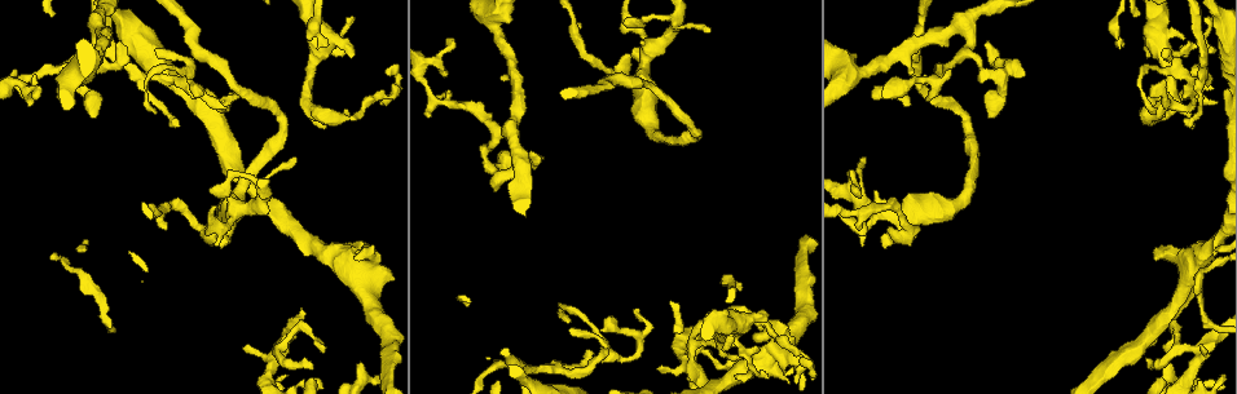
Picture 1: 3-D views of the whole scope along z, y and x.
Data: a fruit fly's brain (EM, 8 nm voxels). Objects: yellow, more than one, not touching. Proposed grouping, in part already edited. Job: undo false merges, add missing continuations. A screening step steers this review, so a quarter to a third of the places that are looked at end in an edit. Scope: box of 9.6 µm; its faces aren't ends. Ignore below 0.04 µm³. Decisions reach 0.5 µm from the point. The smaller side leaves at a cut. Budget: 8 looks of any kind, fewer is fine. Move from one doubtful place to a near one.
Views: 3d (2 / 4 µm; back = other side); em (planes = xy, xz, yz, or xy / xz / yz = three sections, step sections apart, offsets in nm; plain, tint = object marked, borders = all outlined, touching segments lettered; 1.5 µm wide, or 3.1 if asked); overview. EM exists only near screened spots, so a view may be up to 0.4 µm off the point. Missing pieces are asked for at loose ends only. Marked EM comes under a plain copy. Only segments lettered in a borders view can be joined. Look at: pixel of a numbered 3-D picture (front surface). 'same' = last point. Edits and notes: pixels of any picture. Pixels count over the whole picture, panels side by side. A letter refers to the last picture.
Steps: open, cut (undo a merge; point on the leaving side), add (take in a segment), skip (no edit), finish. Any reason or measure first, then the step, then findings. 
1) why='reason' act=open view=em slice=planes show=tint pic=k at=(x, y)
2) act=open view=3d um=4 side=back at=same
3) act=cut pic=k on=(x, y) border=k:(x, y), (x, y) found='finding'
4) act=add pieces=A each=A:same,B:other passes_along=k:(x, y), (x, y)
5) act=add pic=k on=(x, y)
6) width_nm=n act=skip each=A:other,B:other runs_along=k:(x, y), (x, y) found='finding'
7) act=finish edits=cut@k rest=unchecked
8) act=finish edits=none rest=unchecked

why='sharp bend' act=open view=em slice=planes show=borders pic=1 at=(1199, 354)

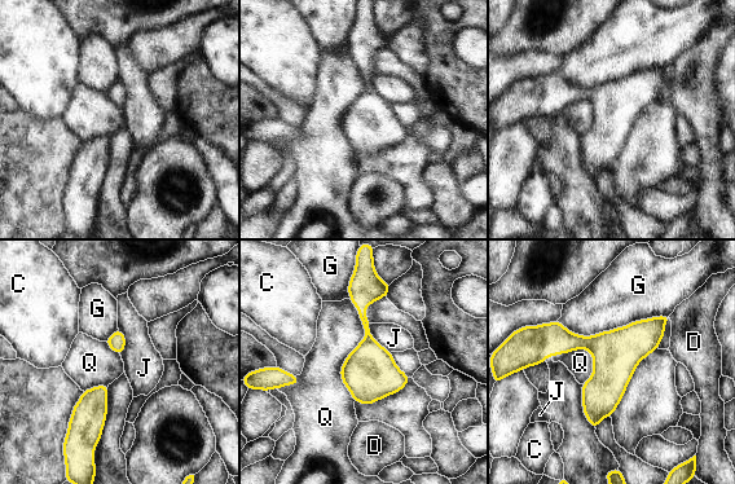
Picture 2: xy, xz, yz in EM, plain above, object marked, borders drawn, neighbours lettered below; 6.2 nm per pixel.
act=skip each=C:other,D:other,G:other,J:other,Q:other found='all the same neuron'

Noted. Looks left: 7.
why='an open end' act=open view=em slice=planes show=borders pic=1 at=(379, 103)

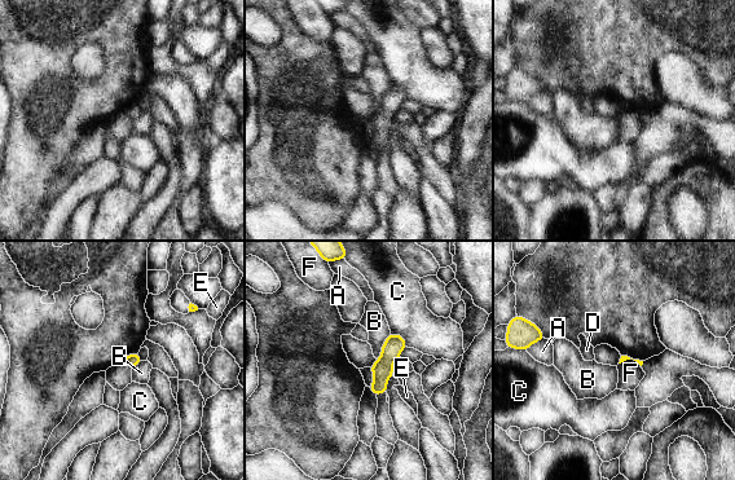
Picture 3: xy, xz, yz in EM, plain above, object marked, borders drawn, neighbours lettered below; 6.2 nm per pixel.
act=skip each=A:other,B:other,C:other,D:other,E:other,F:other runs_along=3:(401, 340), (384, 362), (377, 391) found='none of them fits'

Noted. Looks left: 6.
why='an open end' act=open view=3d um=2 side=back pic=1 at=(1183, 38)

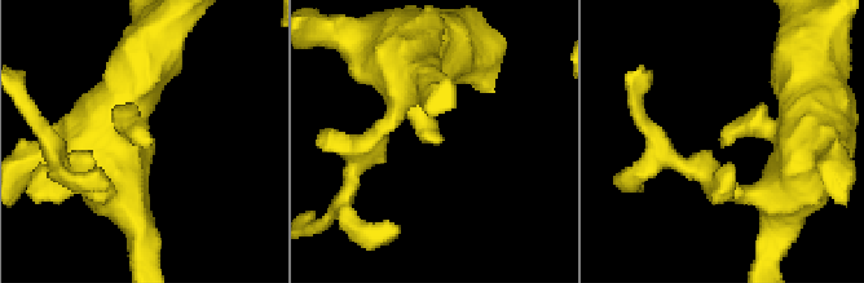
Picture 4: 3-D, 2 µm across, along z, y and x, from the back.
why='shape alone is not enough' act=open view=em slice=planes show=borders pic=4 at=(434, 143)

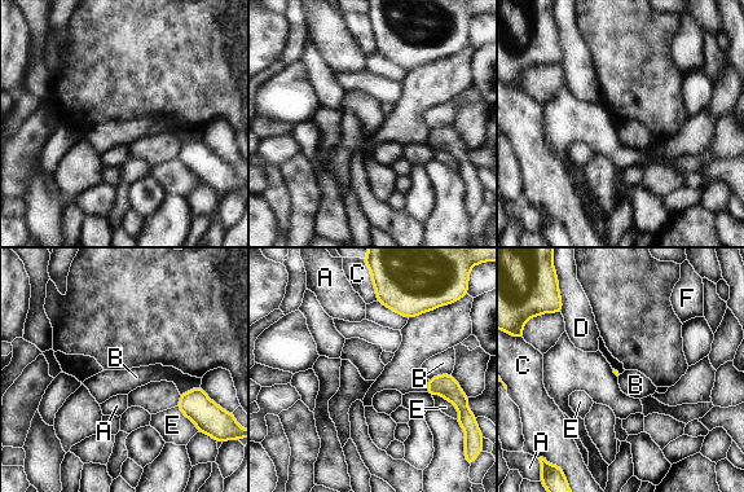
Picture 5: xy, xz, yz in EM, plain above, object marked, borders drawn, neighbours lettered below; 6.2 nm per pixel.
act=skip each=A:other,B:other,C:other,D:other,E:other,F:other found='no lettered segment goes on from it'

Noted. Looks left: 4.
act=finish edits=none rest=unchecked

